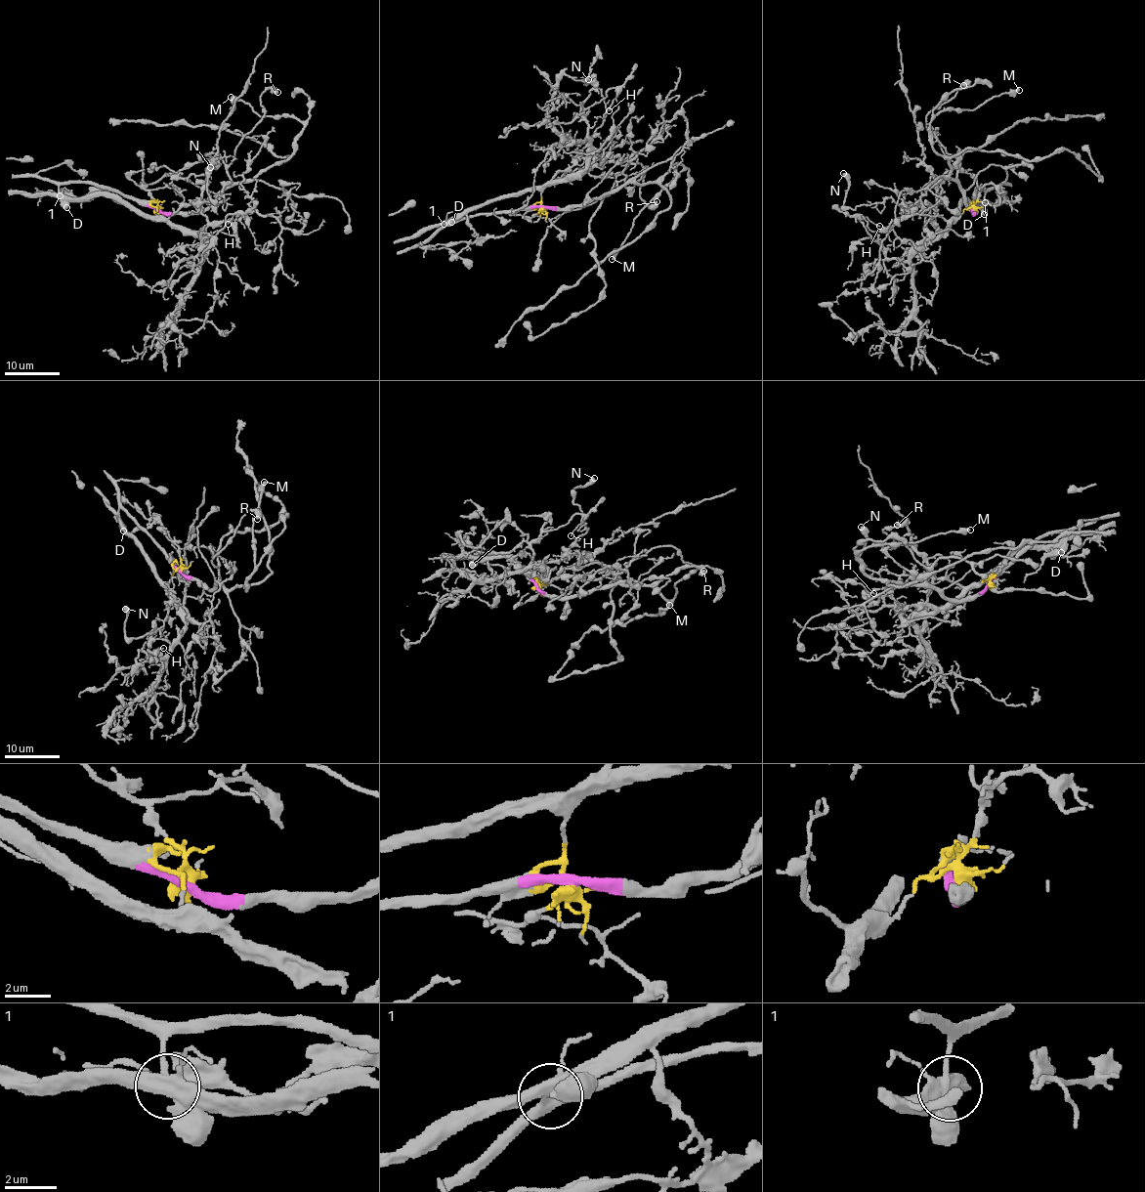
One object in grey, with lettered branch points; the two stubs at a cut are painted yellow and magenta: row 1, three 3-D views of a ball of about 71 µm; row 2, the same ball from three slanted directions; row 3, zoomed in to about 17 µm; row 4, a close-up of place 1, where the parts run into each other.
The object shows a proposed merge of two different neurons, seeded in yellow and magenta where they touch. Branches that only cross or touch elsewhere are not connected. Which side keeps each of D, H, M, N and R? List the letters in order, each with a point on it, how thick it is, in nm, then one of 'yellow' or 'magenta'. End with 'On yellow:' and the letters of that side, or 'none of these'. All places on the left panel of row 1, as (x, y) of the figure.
D: (66, 207) | 650 nm | magenta
H: (228, 224) | 110 nm | yellow
M: (231, 97) | 400 nm | magenta
N: (210, 167) | 600 nm | yellow
R: (277, 92) | 550 nm | magenta
On yellow: H, N

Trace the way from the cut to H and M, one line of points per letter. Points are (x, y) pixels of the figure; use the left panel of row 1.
H: (158, 208), (156, 216), (201, 236), (204, 258), (201, 242), (225, 225), (226, 217), (236, 215), (228, 224)
M: (158, 210), (201, 212), (227, 189), (293, 152), (304, 124), (261, 116), (230, 98)

